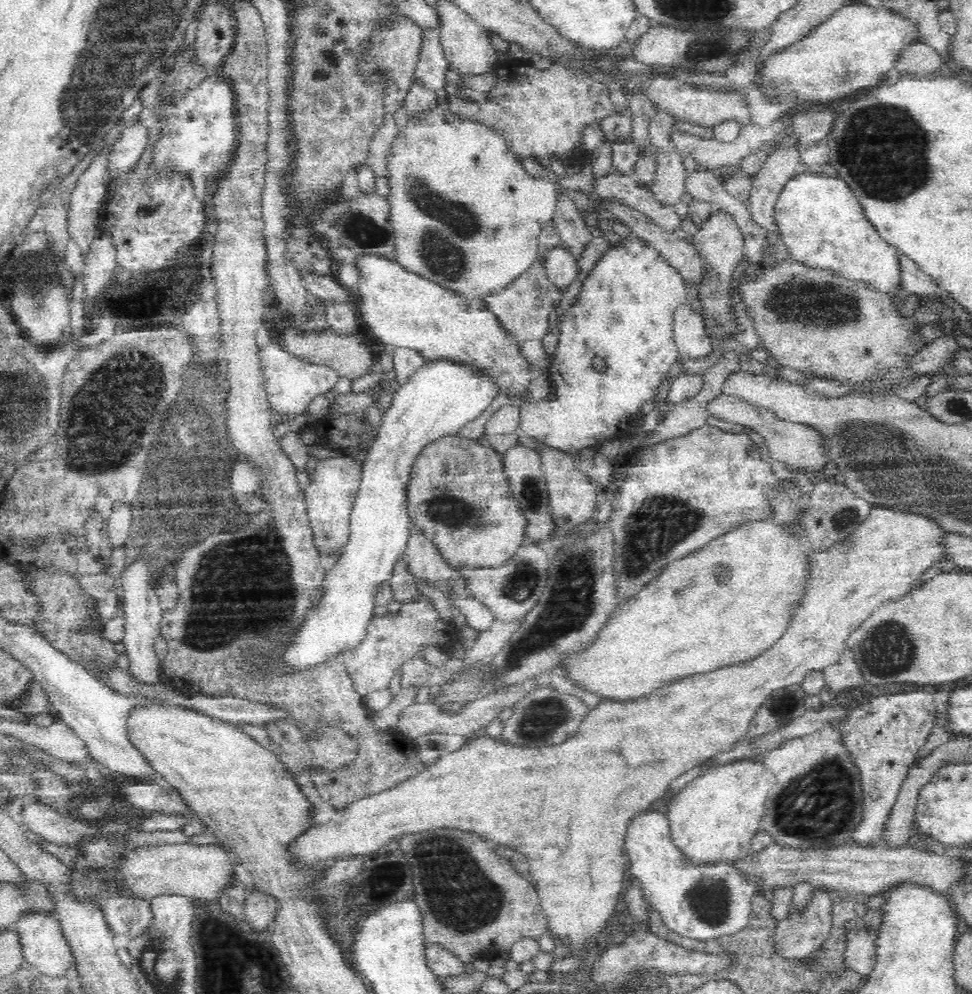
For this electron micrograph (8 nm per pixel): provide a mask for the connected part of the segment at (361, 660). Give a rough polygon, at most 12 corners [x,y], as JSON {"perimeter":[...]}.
{"perimeter":[[420,595],[376,615],[342,659],[362,696],[388,688],[406,660],[456,642]]}

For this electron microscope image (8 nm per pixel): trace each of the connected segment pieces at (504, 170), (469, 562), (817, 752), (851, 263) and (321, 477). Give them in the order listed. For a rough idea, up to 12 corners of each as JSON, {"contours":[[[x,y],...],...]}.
{"contours":[[[440,106],[387,158],[395,258],[464,298],[536,262],[560,184]],[[457,435],[412,463],[411,523],[455,567],[498,567],[526,518],[502,456]],[[836,725],[782,742],[760,826],[834,848],[862,818]],[[787,179],[772,217],[787,256],[876,290],[942,301],[846,182]],[[318,461],[304,490],[318,554],[348,542],[359,462]]]}

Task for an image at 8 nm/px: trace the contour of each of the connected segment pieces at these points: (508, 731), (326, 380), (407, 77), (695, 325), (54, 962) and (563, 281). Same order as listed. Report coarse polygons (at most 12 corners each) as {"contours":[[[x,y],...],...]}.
{"contours":[[[541,685],[520,698],[500,736],[518,746],[566,742],[589,709]],[[278,340],[258,348],[268,406],[305,413],[339,374],[303,361]],[[411,19],[373,34],[363,74],[389,72],[385,107],[398,112],[415,81],[424,29]],[[687,303],[676,308],[678,356],[713,352],[703,319]],[[26,914],[26,964],[64,976],[74,955],[55,916]],[[560,246],[543,264],[556,291],[564,294],[582,278],[577,259]]]}

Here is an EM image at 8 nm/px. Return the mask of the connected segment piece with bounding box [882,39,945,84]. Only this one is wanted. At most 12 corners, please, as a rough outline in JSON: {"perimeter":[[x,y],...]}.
{"perimeter":[[921,39],[902,48],[884,84],[900,72],[930,79],[945,64],[940,53]]}

